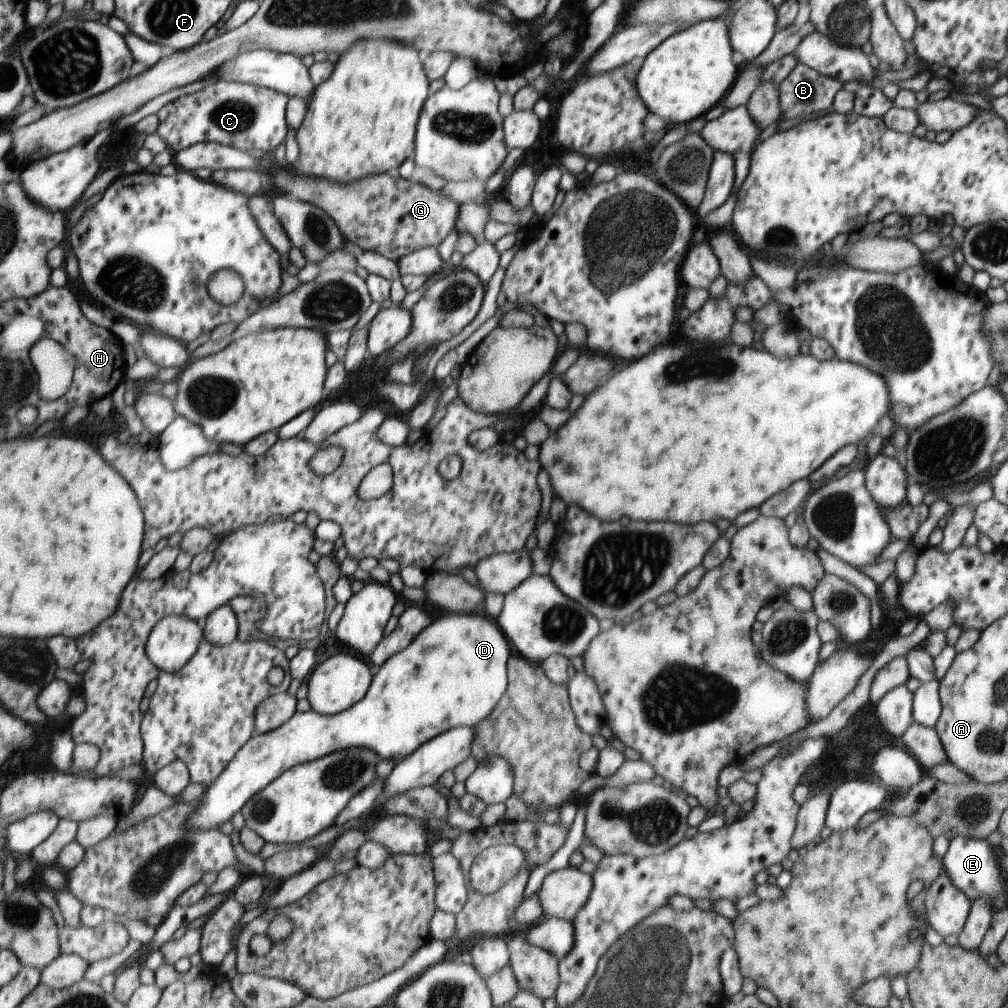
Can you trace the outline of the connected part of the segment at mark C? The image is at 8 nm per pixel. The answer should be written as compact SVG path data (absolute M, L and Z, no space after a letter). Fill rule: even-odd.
M217 80L199 91L180 96L167 103L157 113L159 115L158 136L175 152L185 150L200 142L215 141L241 150L262 150L265 153L284 144L289 134L287 117L290 96L279 90L260 87L249 83Z

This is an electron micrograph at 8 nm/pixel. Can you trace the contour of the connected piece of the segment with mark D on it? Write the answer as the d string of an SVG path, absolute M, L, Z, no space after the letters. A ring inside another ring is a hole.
M448 613L431 620L403 651L392 655L373 675L371 686L365 696L349 710L337 715L323 715L317 711L297 713L281 728L267 734L254 734L253 738L239 751L236 758L225 768L201 796L199 810L187 820L187 830L215 830L229 822L237 812L253 800L263 788L279 779L281 774L297 765L313 762L334 752L347 748L367 748L380 759L393 760L395 764L415 752L423 743L434 736L457 727L470 728L489 716L497 700L505 690L505 662L509 648L497 626L481 615L471 613Z

